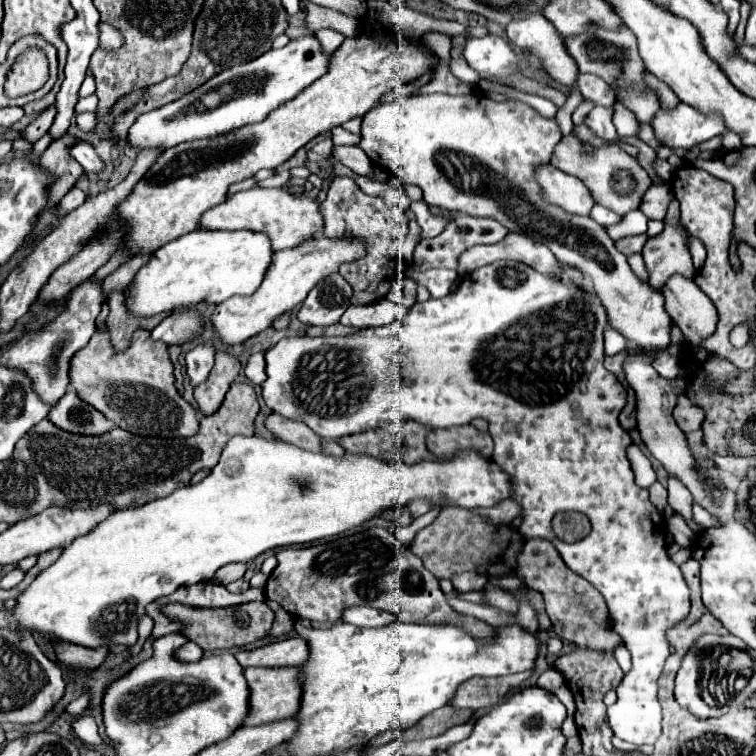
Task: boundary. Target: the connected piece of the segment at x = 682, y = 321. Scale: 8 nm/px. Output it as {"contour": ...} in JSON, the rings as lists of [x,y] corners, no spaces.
{"contour":[[[672,275],[662,287],[662,295],[672,321],[682,329],[686,343],[694,347],[698,361],[704,363],[706,351],[698,345],[716,329],[716,307],[710,303],[706,293],[696,287],[694,279],[686,279],[684,275]]]}

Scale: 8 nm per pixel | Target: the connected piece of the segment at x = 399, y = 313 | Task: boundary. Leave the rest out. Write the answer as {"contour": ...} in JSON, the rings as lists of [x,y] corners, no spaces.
{"contour":[[[382,299],[374,305],[364,305],[364,307],[354,307],[350,305],[344,315],[340,317],[342,325],[352,325],[352,327],[380,327],[380,325],[388,325],[392,321],[398,321],[402,317],[406,317],[410,309],[402,307],[402,305],[394,305],[388,299]]]}

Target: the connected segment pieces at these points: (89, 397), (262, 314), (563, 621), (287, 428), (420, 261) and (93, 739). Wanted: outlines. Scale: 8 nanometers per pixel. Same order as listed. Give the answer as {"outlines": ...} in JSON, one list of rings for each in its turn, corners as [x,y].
{"outlines":[[[[108,331],[106,333],[94,333],[90,343],[78,351],[78,355],[70,361],[70,383],[78,391],[78,395],[102,411],[108,419],[112,419],[118,427],[124,431],[144,435],[144,437],[190,437],[198,431],[198,413],[196,409],[182,399],[182,395],[174,387],[174,367],[168,357],[168,347],[162,341],[152,341],[148,331],[136,331],[132,345],[124,353],[116,353],[110,345]]],[[[314,237],[310,241],[304,241],[298,247],[276,251],[274,259],[264,275],[262,285],[252,293],[244,297],[230,297],[222,303],[218,303],[210,315],[212,329],[216,339],[222,345],[238,345],[244,343],[246,339],[262,333],[272,325],[272,321],[282,315],[288,309],[294,309],[300,305],[308,291],[324,277],[330,273],[338,271],[340,263],[360,259],[366,253],[366,247],[358,239],[326,239],[326,237]]],[[[538,539],[538,543],[534,543],[534,549],[522,549],[518,553],[516,575],[526,587],[536,589],[544,595],[546,613],[550,615],[558,637],[598,651],[614,651],[614,647],[620,643],[620,637],[606,625],[608,607],[602,595],[590,583],[586,583],[586,579],[566,567],[550,541]]],[[[268,415],[266,419],[266,427],[282,441],[288,441],[300,449],[308,449],[308,451],[322,451],[322,443],[320,443],[320,437],[310,429],[306,427],[302,421],[292,421],[292,419],[286,419],[282,415]]],[[[460,215],[456,217],[456,221],[452,221],[438,237],[432,239],[422,239],[416,245],[414,251],[414,269],[416,271],[428,271],[434,267],[444,267],[444,269],[454,269],[458,267],[458,257],[474,247],[474,245],[482,245],[482,243],[498,243],[502,241],[510,231],[506,227],[502,227],[502,223],[494,221],[494,219],[480,219],[480,217],[470,217],[470,215]]],[[[80,716],[72,720],[72,728],[83,742],[92,745],[103,743],[99,733],[98,726],[90,716]]]]}

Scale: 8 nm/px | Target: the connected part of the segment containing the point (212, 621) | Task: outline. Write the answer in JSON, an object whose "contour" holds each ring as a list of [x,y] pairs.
{"contour":[[[254,601],[254,603],[246,603],[246,605],[224,607],[224,609],[194,609],[194,607],[184,607],[184,605],[166,605],[166,607],[162,607],[162,611],[166,615],[170,615],[170,619],[180,619],[182,623],[186,623],[186,627],[182,629],[182,635],[186,635],[190,641],[198,643],[204,651],[240,647],[240,645],[252,643],[256,639],[262,639],[274,619],[274,613],[266,605],[266,601]]]}

